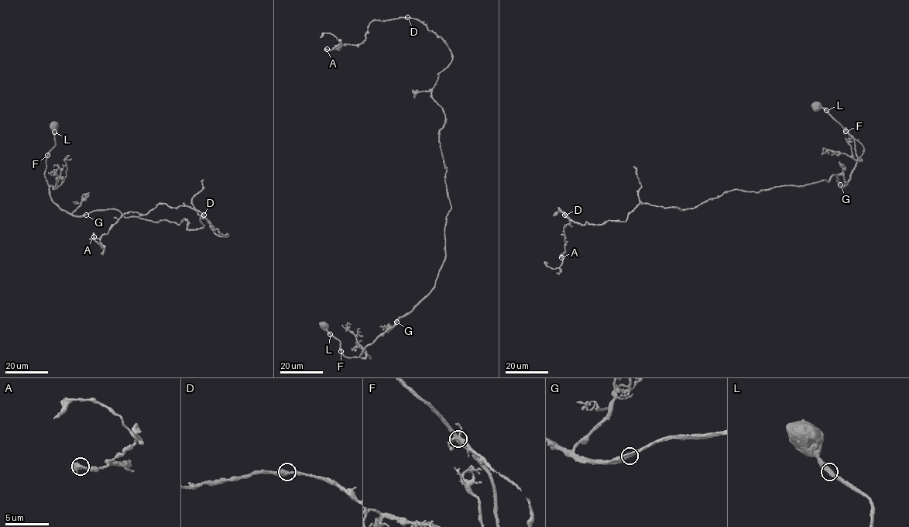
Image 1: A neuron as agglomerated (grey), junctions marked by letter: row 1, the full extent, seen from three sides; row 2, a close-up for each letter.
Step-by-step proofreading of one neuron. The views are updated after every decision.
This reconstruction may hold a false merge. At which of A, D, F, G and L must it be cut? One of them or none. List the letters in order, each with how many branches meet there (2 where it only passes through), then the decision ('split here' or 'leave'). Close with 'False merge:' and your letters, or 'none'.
A: 2 | leave
D: 2 | leave
F: 2 | split here
G: 2 | leave
L: 2 | leave
False merge: F

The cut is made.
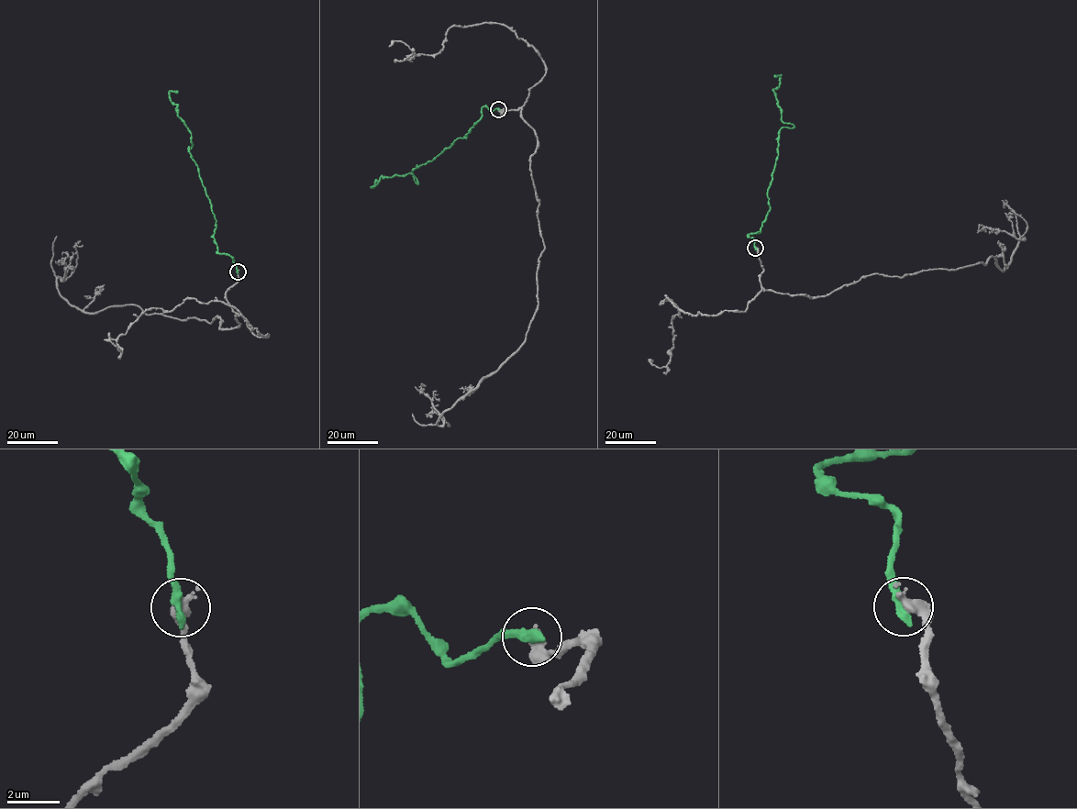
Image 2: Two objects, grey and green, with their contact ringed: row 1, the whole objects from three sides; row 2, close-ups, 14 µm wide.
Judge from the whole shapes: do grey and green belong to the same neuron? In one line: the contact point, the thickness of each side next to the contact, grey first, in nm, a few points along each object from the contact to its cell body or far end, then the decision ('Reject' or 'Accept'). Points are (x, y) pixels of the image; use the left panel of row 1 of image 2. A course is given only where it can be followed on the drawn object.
Place: (238, 271). Thickness 400 nm (grey) against 400 nm. Course of grey: (237, 271), (226, 293), (235, 327), (138, 306), (85, 314), (56, 280), (83, 245). Course of green: (237, 271), (232, 257), (218, 252), (216, 220), (188, 149), (191, 132), (171, 102), (170, 92), (177, 93). Reject

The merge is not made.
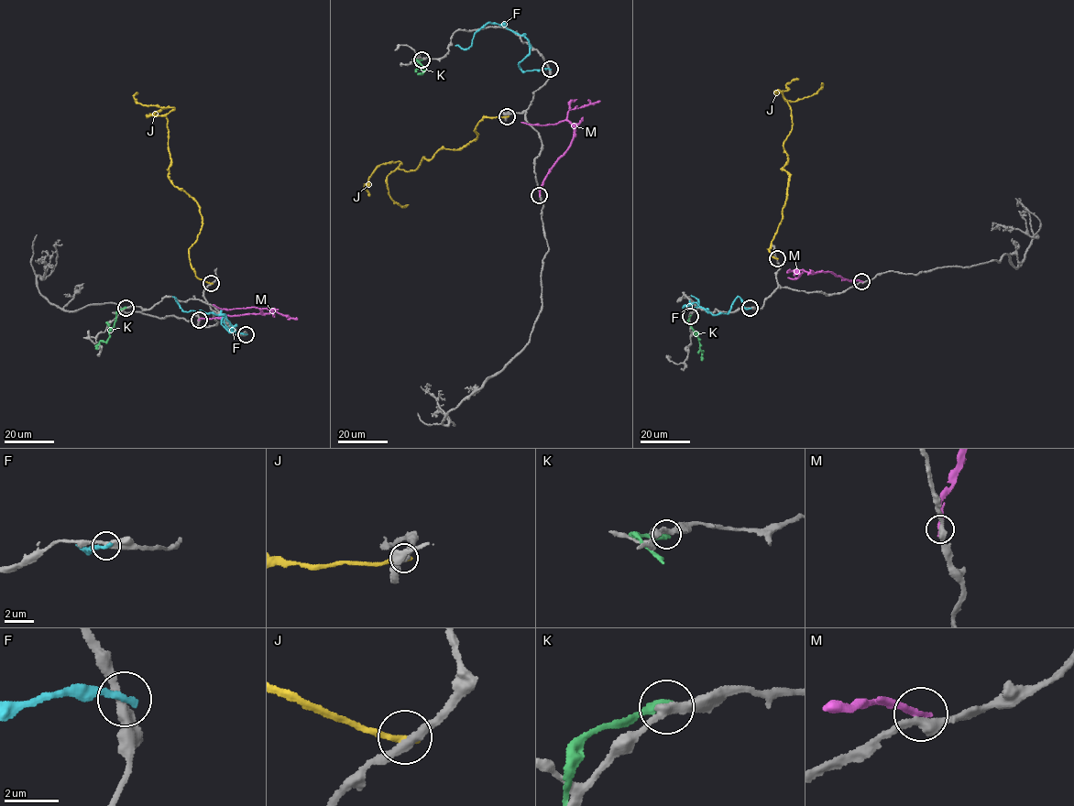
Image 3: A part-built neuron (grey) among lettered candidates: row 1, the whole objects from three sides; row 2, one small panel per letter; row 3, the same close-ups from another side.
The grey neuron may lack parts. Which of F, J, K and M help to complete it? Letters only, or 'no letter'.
no letter

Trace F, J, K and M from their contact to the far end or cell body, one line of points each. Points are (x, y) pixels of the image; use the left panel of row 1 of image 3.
F: (246, 333), (230, 330), (224, 322), (224, 316), (221, 325), (234, 332), (224, 314), (183, 311), (172, 296)
J: (211, 283), (189, 255), (199, 205), (169, 179), (174, 108), (136, 103), (136, 92)
K: (126, 307), (117, 310), (109, 337), (99, 342), (97, 349)
M: (199, 320), (263, 314), (259, 309), (253, 307), (219, 309), (213, 304)

